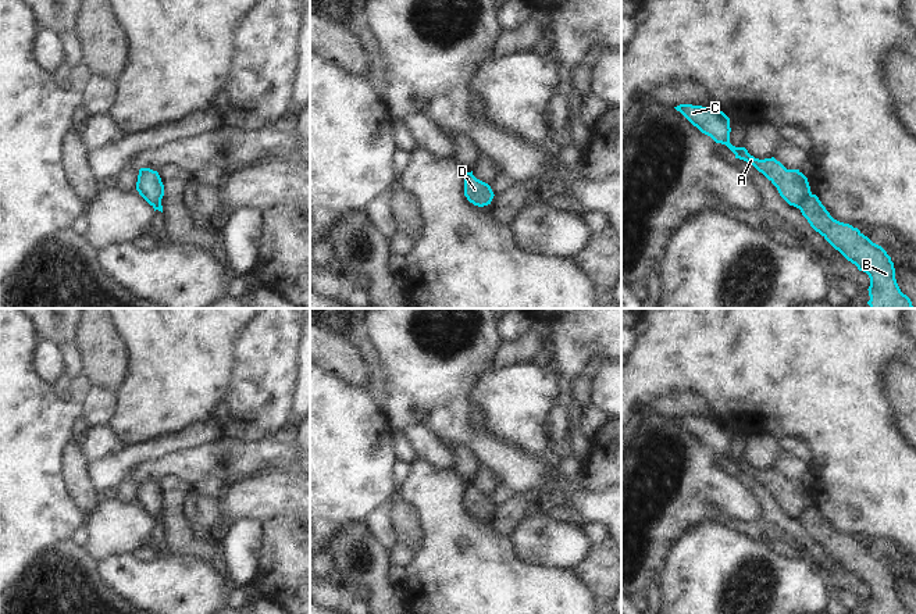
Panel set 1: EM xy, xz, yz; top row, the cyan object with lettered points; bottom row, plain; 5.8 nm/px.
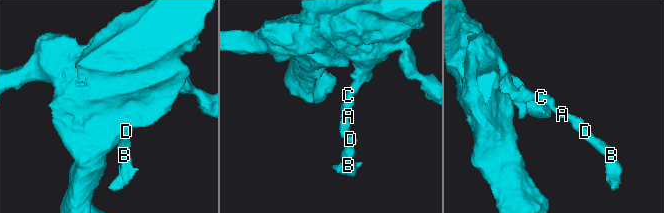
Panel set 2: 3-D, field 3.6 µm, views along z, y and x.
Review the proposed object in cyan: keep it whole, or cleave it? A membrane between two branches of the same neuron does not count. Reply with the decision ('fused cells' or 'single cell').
fused cells

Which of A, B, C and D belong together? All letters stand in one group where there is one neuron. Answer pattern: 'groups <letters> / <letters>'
groups A C / B D

